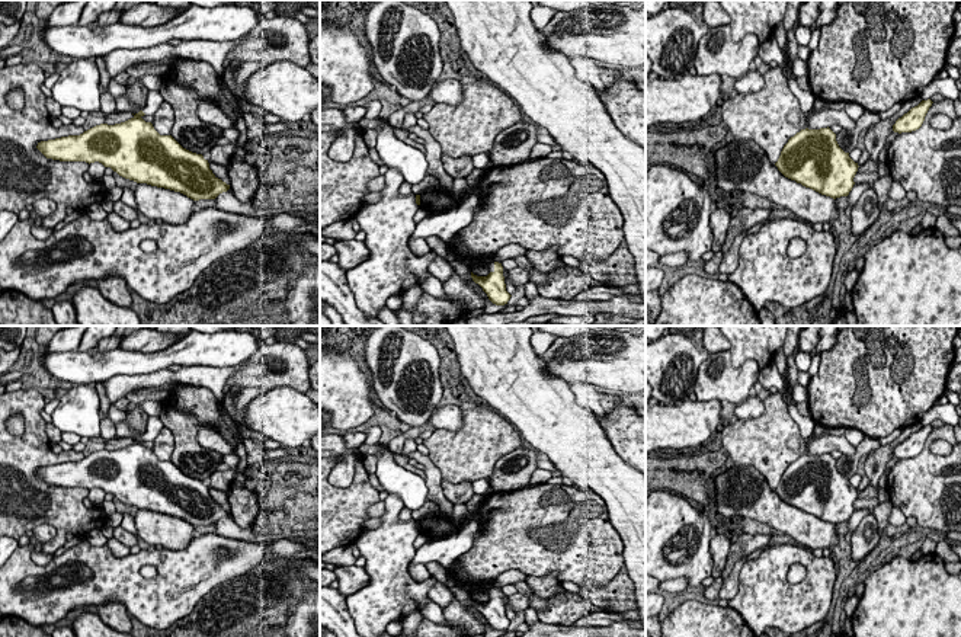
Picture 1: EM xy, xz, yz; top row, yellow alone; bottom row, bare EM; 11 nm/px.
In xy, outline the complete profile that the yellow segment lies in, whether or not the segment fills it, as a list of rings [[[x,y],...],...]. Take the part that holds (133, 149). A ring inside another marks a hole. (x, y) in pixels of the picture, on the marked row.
[[[150,90],[145,106],[131,119],[41,141],[36,148],[52,160],[99,161],[125,179],[180,192],[193,201],[215,199],[230,185],[212,173],[208,160],[183,148],[172,135],[160,135],[142,119],[163,100],[158,90]]]

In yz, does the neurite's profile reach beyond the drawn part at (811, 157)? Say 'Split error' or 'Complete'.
Complete

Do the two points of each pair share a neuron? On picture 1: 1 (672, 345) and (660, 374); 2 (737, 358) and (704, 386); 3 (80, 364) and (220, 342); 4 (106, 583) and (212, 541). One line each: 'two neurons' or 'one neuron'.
1: one neuron
2: two neurons
3: one neuron
4: one neuron

